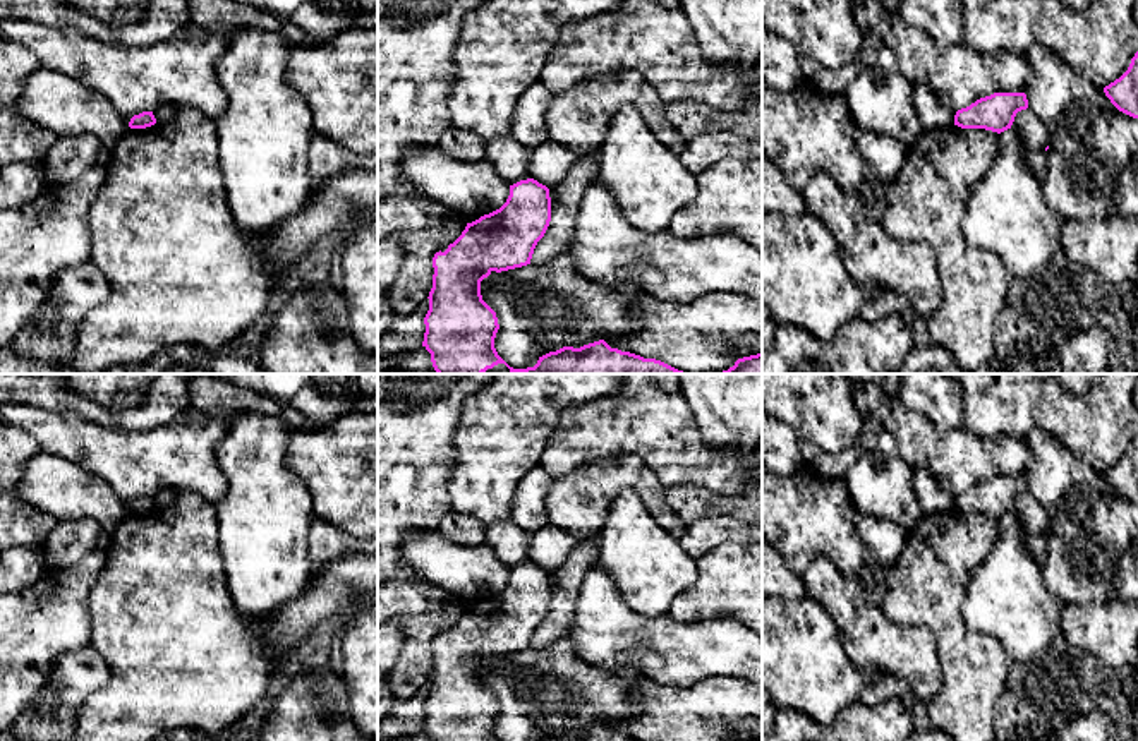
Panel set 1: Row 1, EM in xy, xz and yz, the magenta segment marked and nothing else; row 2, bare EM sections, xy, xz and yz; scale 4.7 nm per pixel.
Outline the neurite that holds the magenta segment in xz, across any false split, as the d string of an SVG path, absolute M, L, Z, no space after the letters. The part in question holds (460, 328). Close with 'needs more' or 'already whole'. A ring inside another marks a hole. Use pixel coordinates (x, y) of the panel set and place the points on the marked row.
M534 178L520 180L510 185L510 196L499 209L467 223L462 235L445 252L434 254L422 341L431 353L434 370L438 374L687 374L661 360L611 348L604 340L580 348L563 346L549 352L527 369L513 369L498 355L494 338L499 324L496 312L482 300L481 281L493 271L501 273L530 264L549 221L549 189Z; needs more

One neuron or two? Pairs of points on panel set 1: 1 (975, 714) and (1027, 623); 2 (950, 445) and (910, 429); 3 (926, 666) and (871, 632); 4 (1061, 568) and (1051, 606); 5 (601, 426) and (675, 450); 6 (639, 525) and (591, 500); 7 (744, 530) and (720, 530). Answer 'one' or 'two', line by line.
1: two
2: one
3: one
4: two
5: one
6: two
7: one

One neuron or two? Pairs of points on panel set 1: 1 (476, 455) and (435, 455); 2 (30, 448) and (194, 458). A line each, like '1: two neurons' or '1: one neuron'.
1: two neurons
2: two neurons

